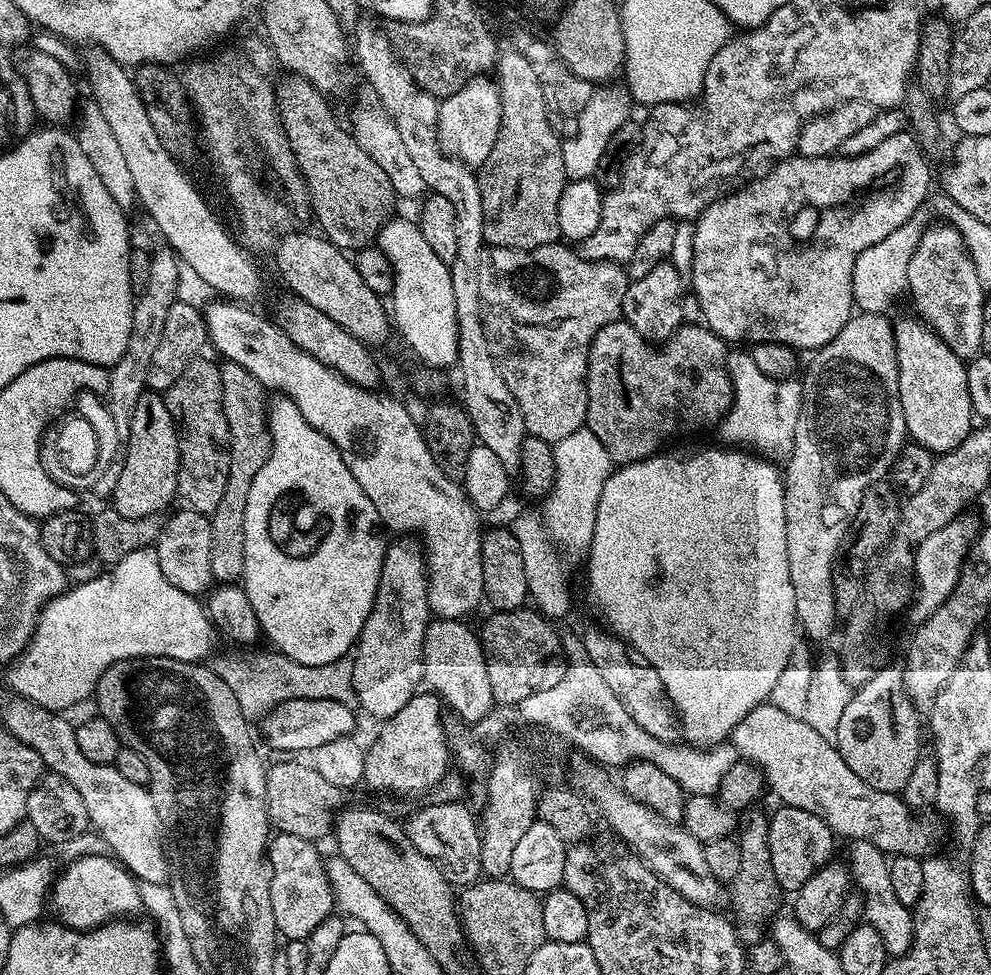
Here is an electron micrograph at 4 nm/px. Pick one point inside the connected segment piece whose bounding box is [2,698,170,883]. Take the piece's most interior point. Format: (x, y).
(124, 812)

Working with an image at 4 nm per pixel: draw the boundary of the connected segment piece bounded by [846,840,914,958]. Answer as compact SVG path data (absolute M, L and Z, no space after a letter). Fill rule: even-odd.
M854 840L847 846L846 860L850 865L850 880L864 897L863 919L874 926L878 934L882 934L882 946L886 946L889 957L906 955L914 938L913 909L902 906L902 902L898 902L898 897L894 895L888 869L889 857L865 840Z

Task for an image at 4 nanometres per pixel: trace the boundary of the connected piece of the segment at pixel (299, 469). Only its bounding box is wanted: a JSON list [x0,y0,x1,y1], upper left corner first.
[242,395,386,666]

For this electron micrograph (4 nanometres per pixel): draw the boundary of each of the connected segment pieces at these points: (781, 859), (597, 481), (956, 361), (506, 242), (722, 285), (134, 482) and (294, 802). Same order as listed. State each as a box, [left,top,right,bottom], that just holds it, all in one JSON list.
[[768,807,834,894],[542,426,614,551],[892,320,974,454],[478,46,569,248],[690,130,932,350],[110,390,180,518],[266,758,345,842]]

